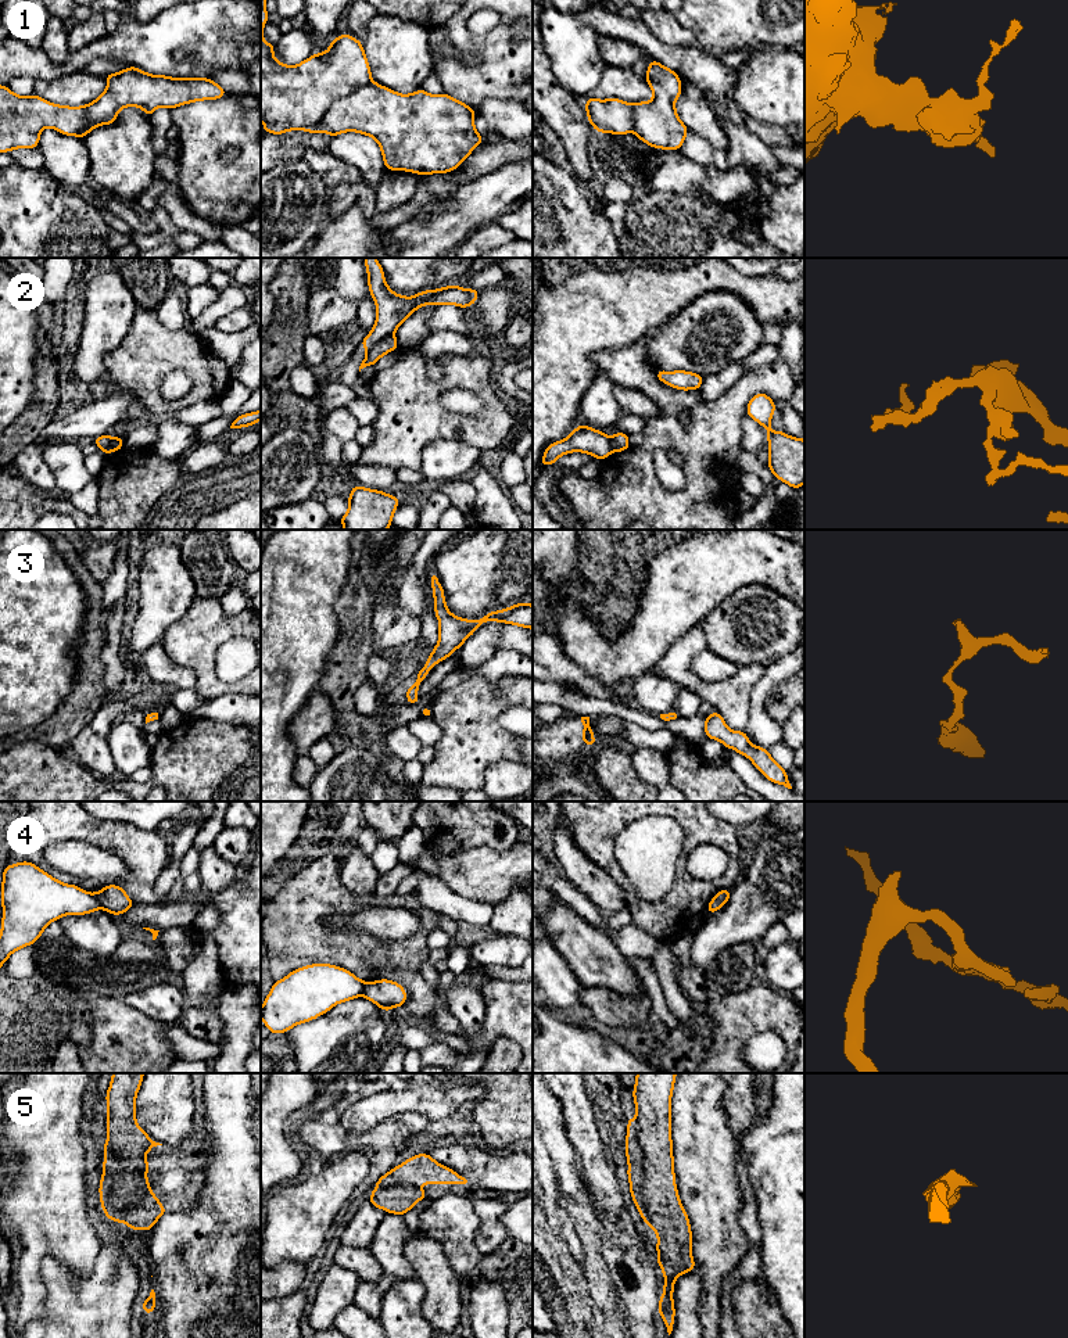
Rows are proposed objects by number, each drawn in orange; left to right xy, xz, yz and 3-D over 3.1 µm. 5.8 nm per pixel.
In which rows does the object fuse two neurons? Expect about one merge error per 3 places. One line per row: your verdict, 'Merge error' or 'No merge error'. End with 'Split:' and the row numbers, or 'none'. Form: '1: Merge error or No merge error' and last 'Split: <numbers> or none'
1: Merge error
2: Merge error
3: No merge error
4: Merge error
5: No merge error
Split: 1, 2, 4

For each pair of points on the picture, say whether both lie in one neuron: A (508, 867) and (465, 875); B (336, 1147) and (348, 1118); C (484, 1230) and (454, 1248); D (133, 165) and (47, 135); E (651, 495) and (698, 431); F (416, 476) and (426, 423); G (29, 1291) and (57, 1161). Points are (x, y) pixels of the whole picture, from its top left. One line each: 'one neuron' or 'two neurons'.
A: one neuron
B: two neurons
C: two neurons
D: two neurons
E: one neuron
F: two neurons
G: one neuron

